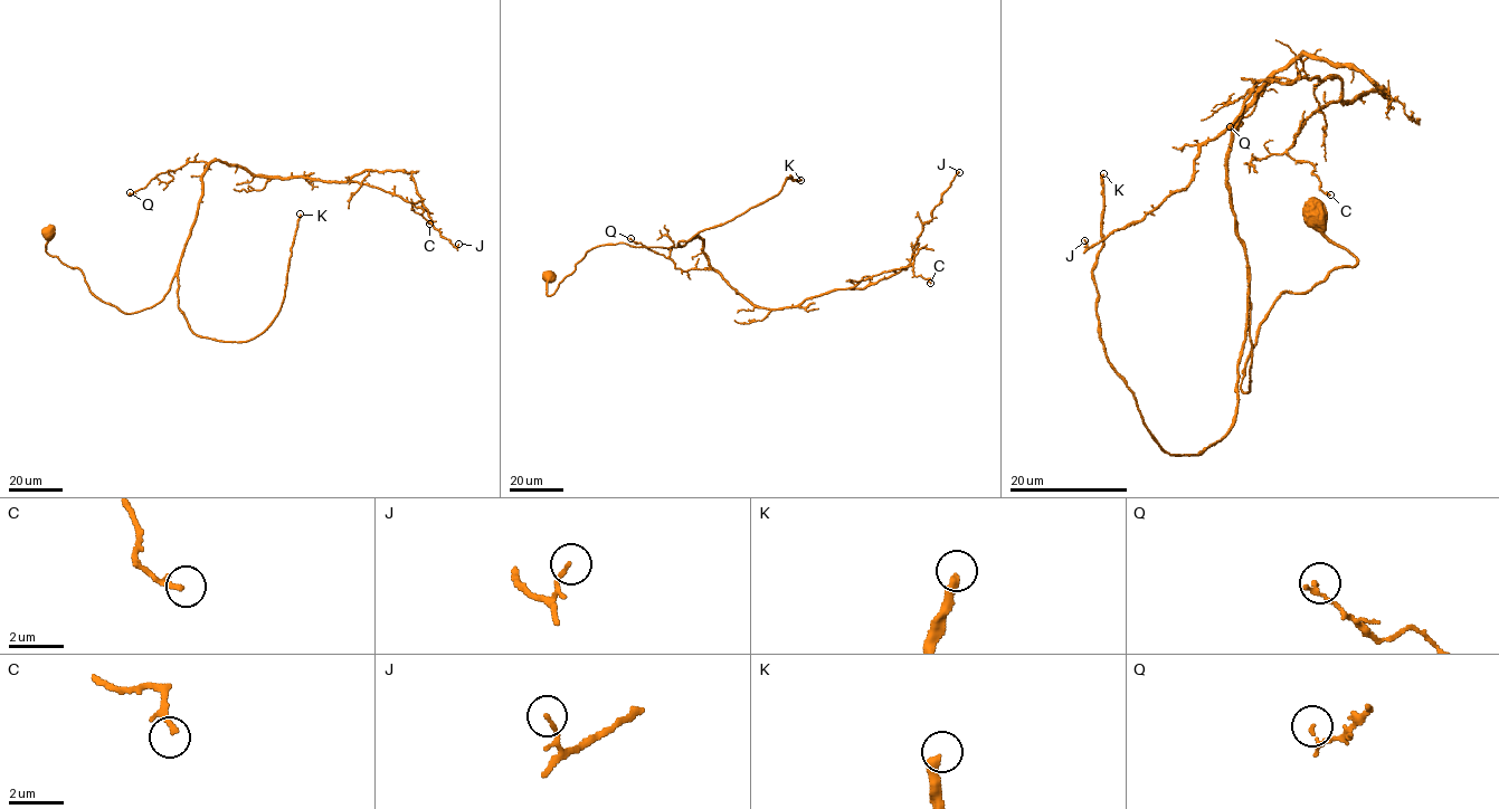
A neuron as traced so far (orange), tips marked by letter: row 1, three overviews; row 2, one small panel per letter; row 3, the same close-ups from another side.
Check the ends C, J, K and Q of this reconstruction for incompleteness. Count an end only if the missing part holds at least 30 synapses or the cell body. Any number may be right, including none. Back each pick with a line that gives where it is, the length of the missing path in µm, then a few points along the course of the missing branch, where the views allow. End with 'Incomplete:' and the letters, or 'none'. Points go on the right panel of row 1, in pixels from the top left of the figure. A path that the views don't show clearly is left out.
K: at (1103, 173); about 80 µm are missing
Incomplete: K

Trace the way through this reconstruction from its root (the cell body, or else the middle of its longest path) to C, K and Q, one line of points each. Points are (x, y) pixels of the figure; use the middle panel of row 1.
C: (549, 276), (549, 295), (600, 245), (676, 247), (698, 237), (708, 264), (768, 308), (912, 264), (930, 283)
K: (549, 276), (549, 295), (594, 248), (620, 243), (676, 247), (776, 196), (788, 177), (800, 180)
Q: (549, 276), (549, 295), (597, 247), (676, 247), (695, 237), (710, 267), (676, 268), (631, 238)

